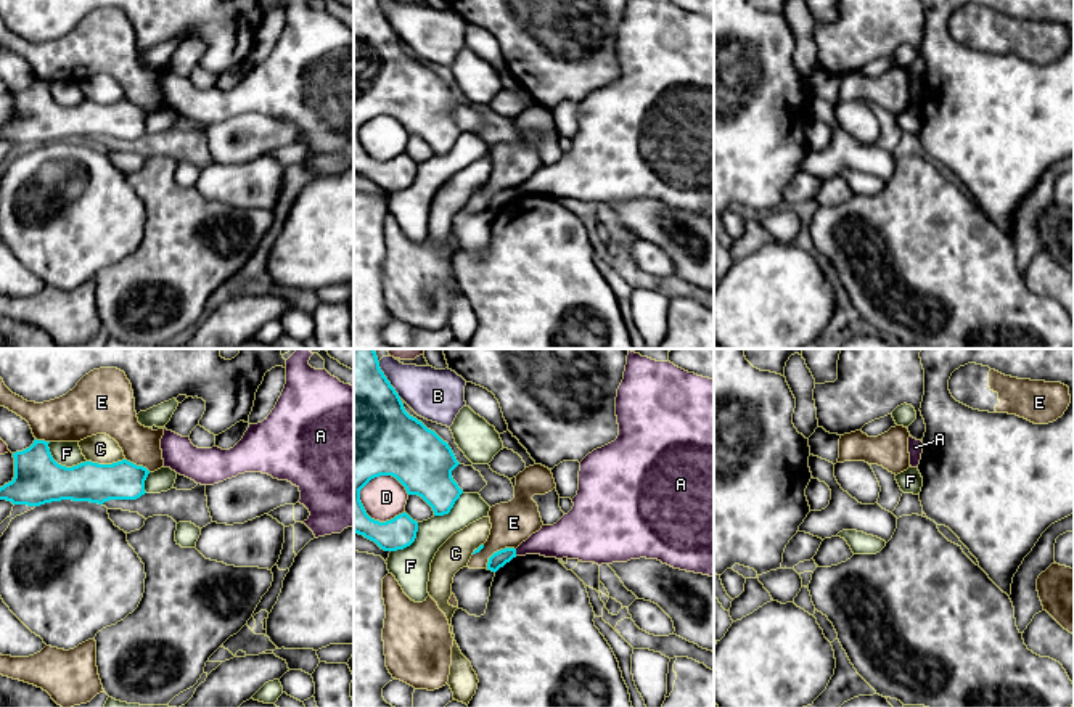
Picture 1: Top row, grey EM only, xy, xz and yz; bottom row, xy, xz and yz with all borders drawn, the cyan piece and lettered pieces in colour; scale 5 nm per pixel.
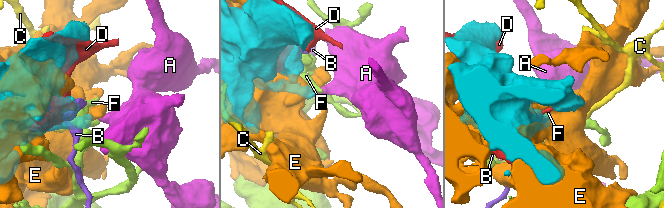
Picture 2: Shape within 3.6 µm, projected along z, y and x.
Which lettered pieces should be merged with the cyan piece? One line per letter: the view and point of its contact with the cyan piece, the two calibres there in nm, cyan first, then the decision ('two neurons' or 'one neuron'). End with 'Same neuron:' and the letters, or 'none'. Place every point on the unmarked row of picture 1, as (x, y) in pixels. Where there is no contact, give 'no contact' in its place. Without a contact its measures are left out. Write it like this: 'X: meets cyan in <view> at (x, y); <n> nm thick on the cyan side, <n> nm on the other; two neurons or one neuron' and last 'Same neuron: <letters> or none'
A: meets cyan in xz at (515, 193); 80 nm thick on the cyan side, 180 nm on the other; two neurons
B: meets cyan in xz at (386, 20); 500 nm thick on the cyan side, 260 nm on the other; two neurons
C: meets cyan in xy at (105, 105); 200 nm thick on the cyan side, 150 nm on the other; two neurons
D: meets cyan in xz at (380, 114); 500 nm thick on the cyan side, 220 nm on the other; two neurons
E: meets cyan in xz at (497, 192); 80 nm thick on the cyan side, 220 nm on the other; two neurons
F: meets cyan in xy at (63, 106); 240 nm thick on the cyan side, 130 nm on the other; two neurons
Same neuron: none

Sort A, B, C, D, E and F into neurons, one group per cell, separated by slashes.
A / B / C / D / E / F

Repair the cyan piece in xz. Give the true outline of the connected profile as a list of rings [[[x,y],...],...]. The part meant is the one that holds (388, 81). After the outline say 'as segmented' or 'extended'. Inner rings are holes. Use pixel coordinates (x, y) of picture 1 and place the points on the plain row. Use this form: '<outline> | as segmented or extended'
[[[354,0],[354,172],[384,191],[410,186],[416,178],[418,162],[407,153],[386,162],[371,159],[360,141],[360,130],[375,117],[392,116],[408,135],[421,137],[432,148],[434,156],[444,156],[463,133],[452,117],[458,104],[449,84],[405,51],[379,2]]] | as segmented

